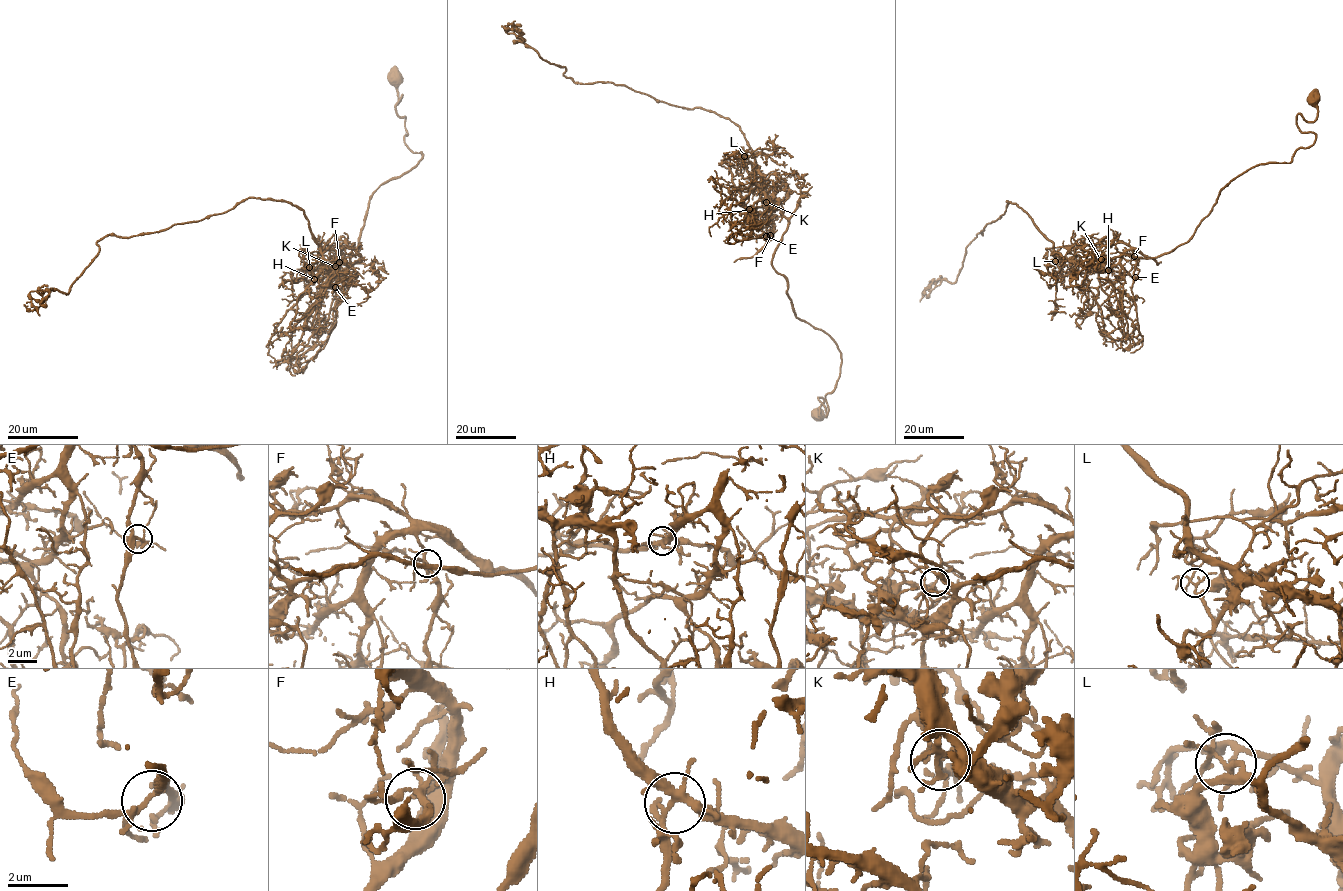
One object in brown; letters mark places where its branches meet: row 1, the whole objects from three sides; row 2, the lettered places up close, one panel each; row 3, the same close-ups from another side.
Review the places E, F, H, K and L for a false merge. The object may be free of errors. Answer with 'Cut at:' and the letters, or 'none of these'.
Cut at: K

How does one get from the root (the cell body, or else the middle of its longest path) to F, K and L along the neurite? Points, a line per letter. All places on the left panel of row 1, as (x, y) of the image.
F: (397, 78), (404, 142), (423, 156), (373, 194), (341, 260), (361, 261), (349, 267), (343, 244), (339, 262)
K: (397, 78), (404, 142), (423, 156), (373, 194), (359, 248), (341, 260), (361, 261), (337, 275), (335, 266)
L: (397, 78), (404, 142), (423, 156), (373, 194), (359, 248), (341, 260), (360, 262), (340, 275), (309, 267)

